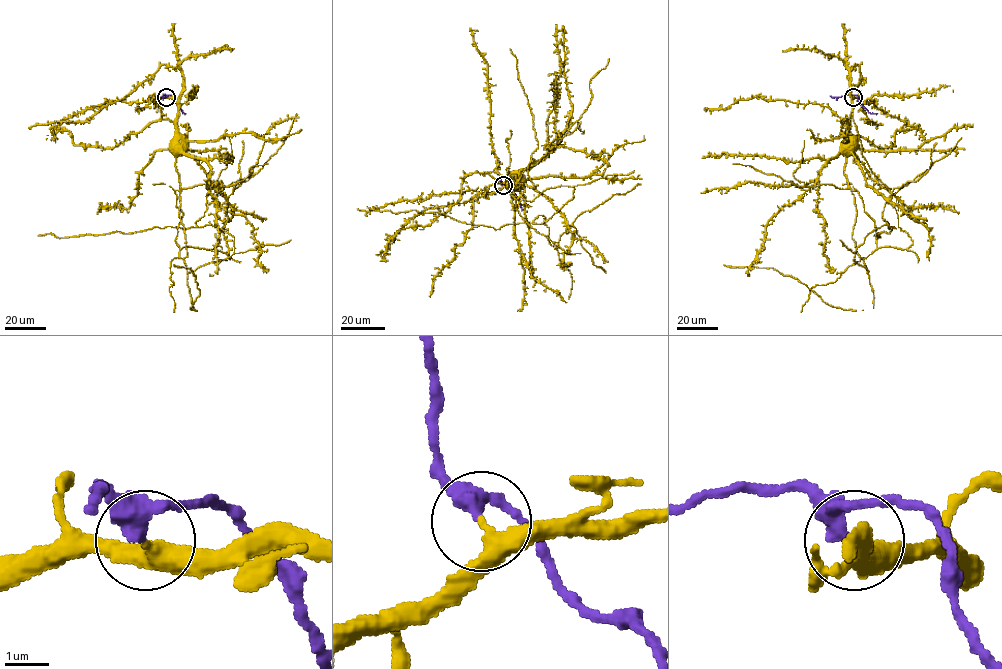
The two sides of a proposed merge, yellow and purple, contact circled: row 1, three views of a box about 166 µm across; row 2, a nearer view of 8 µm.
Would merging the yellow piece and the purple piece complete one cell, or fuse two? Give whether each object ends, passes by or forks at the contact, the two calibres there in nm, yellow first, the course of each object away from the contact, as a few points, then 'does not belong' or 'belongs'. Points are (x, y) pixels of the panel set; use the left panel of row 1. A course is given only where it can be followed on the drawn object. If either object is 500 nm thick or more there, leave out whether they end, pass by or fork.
yellow passes by | purple passes by | 280/340 nm | yellow via (167, 97), (177, 99), (177, 142) | purple via (166, 97), (170, 95), (185, 114) | does not belong

